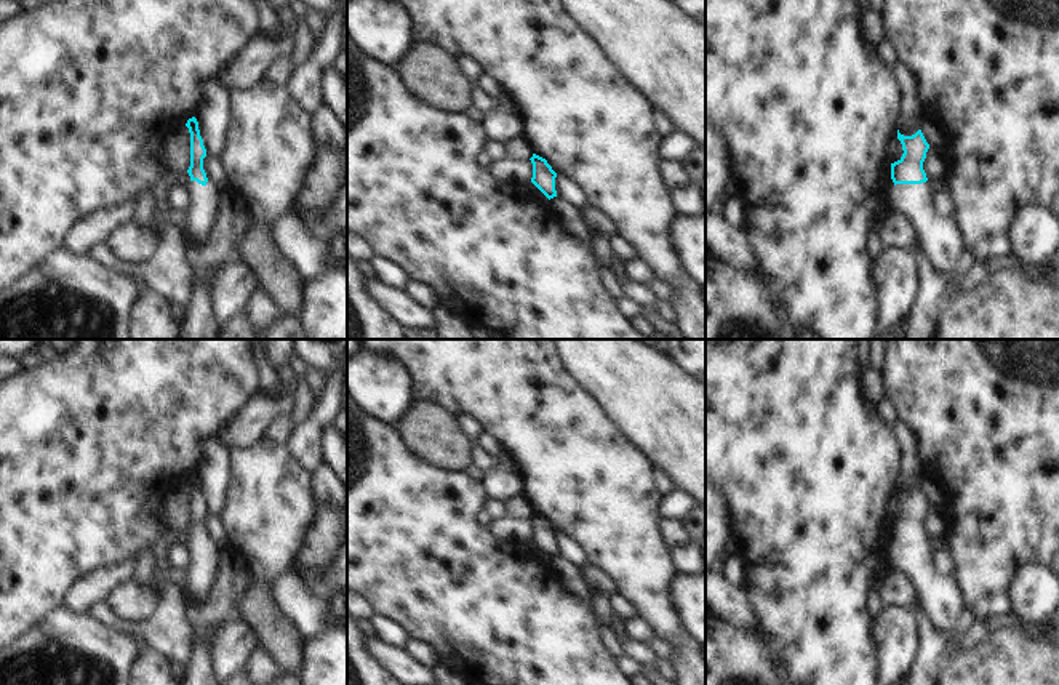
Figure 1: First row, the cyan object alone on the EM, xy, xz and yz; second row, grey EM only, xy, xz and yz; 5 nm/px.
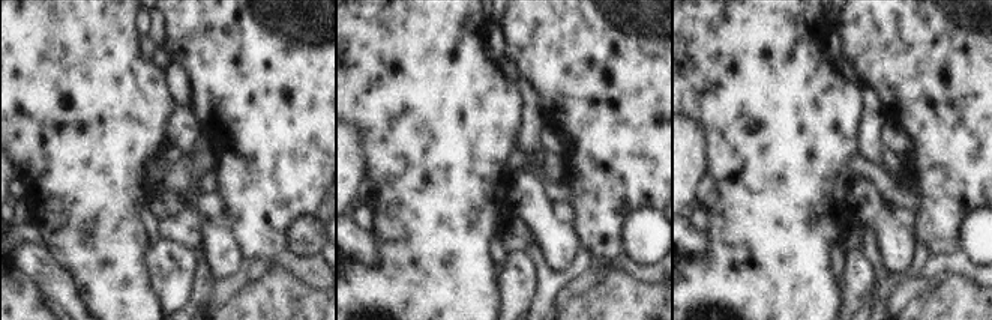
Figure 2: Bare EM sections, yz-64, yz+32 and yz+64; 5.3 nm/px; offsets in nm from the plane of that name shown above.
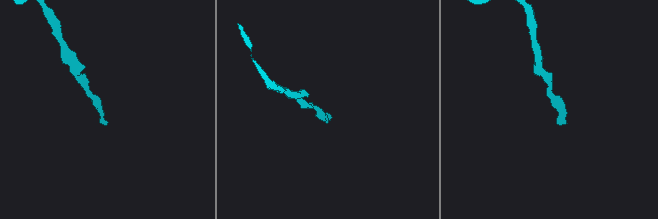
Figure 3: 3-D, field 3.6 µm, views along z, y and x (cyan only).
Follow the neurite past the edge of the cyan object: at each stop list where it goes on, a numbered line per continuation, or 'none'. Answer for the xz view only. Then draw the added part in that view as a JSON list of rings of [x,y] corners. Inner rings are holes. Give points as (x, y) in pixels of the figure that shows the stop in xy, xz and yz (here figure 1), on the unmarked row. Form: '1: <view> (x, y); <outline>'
none

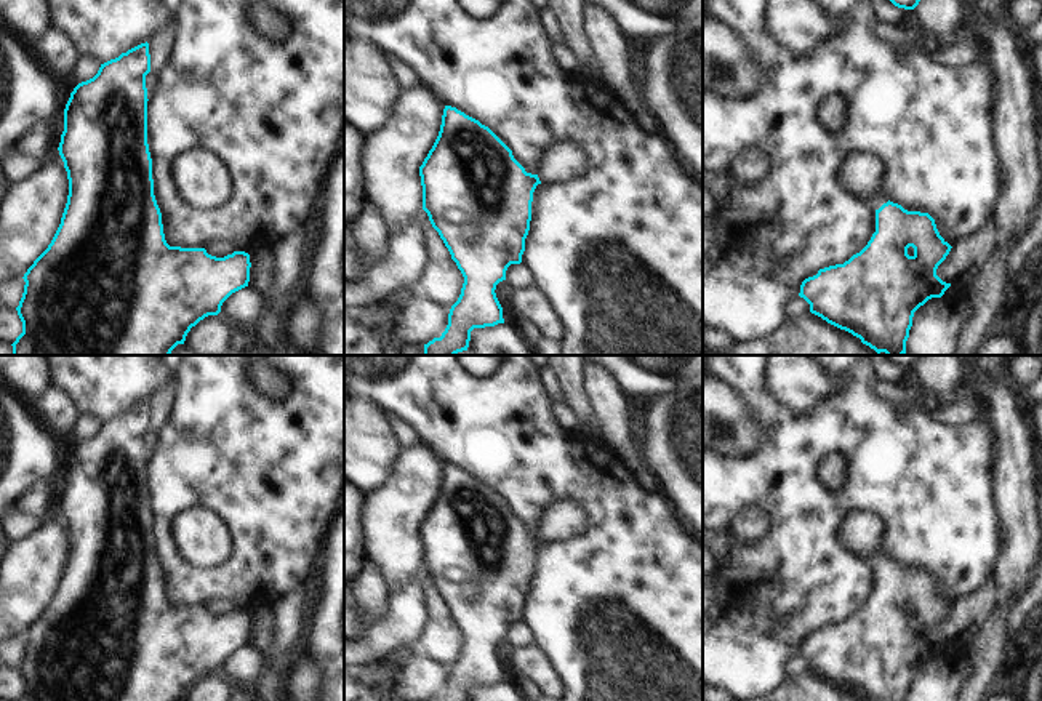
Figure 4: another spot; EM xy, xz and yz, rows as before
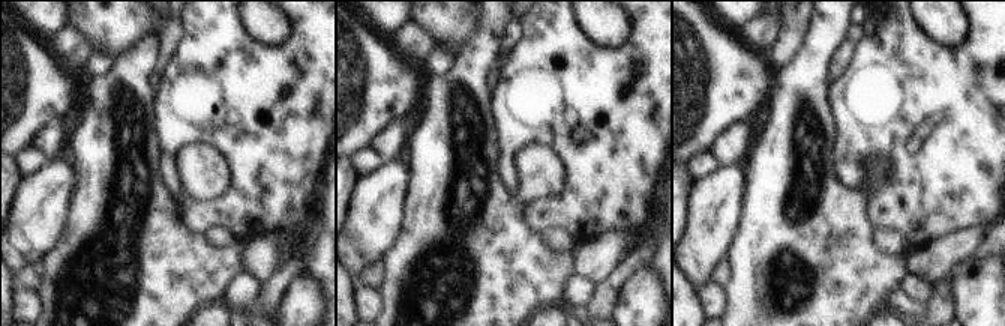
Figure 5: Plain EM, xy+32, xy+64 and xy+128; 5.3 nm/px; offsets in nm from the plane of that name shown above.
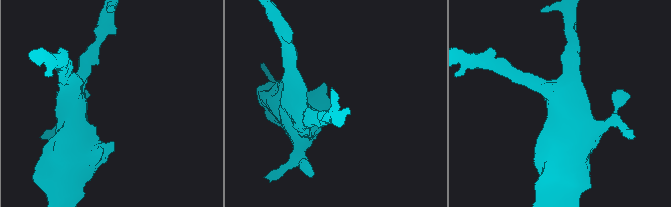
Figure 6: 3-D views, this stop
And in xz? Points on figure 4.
1: xz (562, 522); [[[557,499],[539,517],[538,536],[543,543],[570,544],[587,528],[583,509],[570,499]]]

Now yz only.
1: yz (861, 532); [[[855,511],[842,520],[840,538],[845,547],[868,560],[874,570],[888,560],[884,536],[885,523],[877,512]]]

